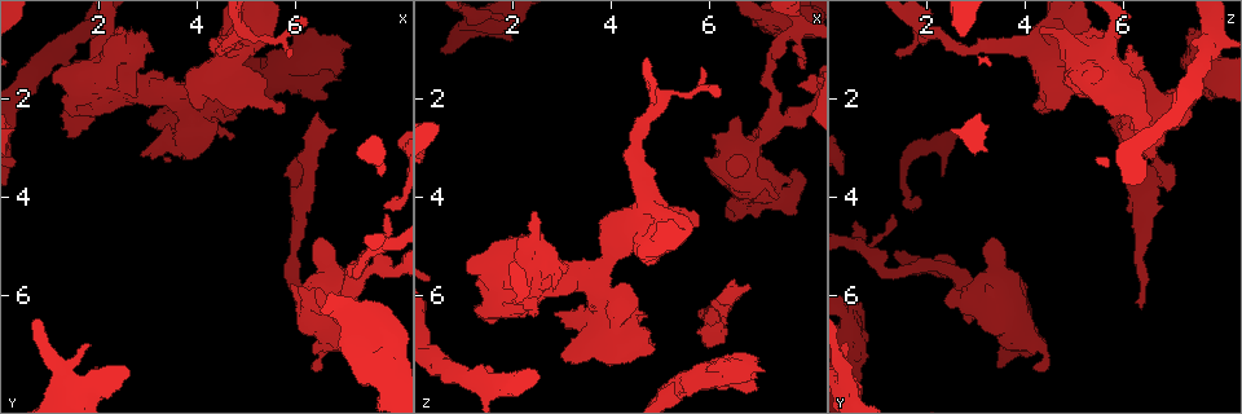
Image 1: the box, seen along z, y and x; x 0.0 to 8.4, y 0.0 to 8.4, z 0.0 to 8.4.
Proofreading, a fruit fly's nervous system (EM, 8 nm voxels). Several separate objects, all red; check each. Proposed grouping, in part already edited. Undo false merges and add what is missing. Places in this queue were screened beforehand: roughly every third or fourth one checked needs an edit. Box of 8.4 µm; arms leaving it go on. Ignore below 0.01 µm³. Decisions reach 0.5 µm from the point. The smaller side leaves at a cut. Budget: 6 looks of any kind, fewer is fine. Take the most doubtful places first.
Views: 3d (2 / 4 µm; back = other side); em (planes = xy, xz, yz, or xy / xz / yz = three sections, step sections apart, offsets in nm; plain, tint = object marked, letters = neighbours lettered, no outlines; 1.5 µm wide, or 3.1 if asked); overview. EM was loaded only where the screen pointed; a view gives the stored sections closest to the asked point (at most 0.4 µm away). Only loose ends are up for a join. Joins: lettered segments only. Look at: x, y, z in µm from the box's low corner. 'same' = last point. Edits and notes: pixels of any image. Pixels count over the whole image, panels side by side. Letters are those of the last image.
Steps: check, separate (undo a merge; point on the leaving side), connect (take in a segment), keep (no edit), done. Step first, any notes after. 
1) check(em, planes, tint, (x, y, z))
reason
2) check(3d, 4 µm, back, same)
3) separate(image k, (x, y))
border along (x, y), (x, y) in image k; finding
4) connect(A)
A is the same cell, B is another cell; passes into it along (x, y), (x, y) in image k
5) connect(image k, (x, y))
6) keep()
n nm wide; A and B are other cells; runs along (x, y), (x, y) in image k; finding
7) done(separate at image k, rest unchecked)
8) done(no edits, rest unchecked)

check(3d, 4 µm, (2.90, 3.10, 6.40))
free end

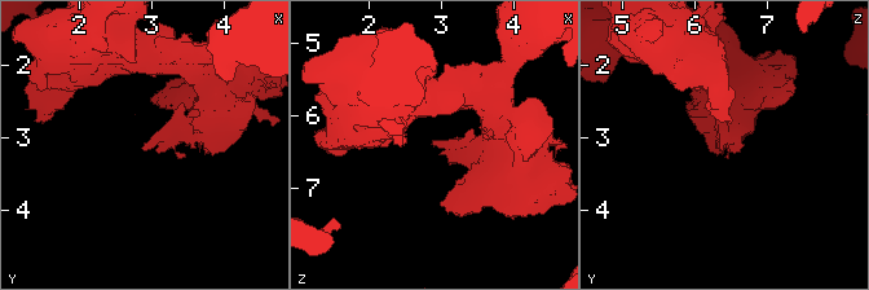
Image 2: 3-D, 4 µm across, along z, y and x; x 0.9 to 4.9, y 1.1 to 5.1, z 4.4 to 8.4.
check(em, planes, letters, (2.90, 3.15, 6.40))
shape alone is not enough

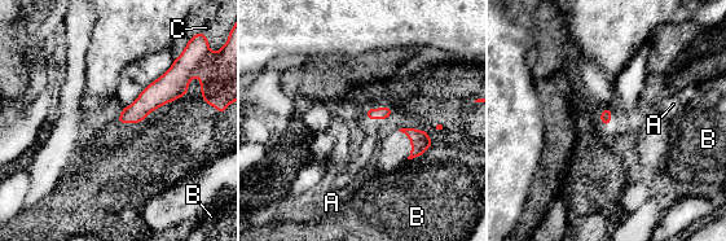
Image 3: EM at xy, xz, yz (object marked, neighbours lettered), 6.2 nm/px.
keep()
A, B and C are other cells; runs along (177, 64), (177, 71), (122, 119) in image 3; no lettered segment goes on from it

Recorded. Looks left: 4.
check(em, planes, letters, (6.00, 5.30, 6.30))
calibre changes

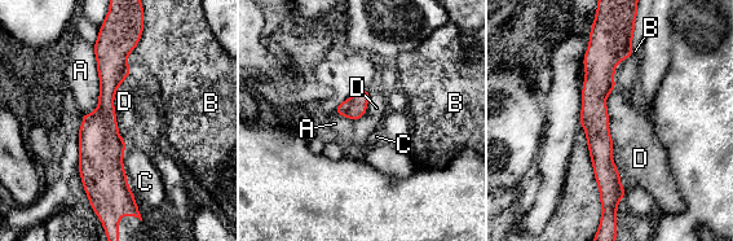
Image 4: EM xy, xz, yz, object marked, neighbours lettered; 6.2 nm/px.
keep()
140 nm wide; A, B, C and D are other cells; runs along (600, 42), (597, 136), (608, 196) in image 4; all the same neuron

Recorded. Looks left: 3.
check(em, planes, letters, (6.85, 5.75, 3.00))
thick turns thin

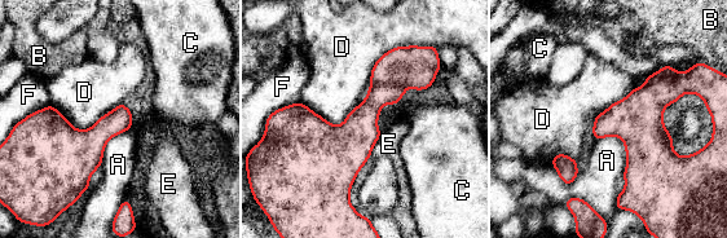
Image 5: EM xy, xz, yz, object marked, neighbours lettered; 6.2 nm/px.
separate(image 5, (415, 67))
D touches over 750 nm; A, B, C, D, E and F are other cells; a second neuron is stuck on

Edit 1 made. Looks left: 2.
done(separate at image 5, rest unchecked)

